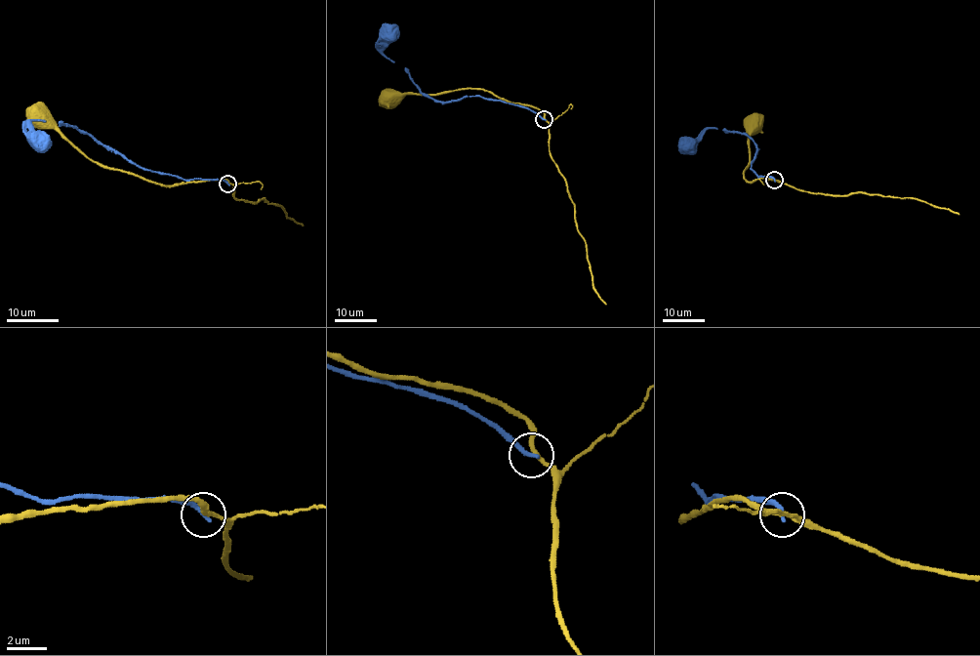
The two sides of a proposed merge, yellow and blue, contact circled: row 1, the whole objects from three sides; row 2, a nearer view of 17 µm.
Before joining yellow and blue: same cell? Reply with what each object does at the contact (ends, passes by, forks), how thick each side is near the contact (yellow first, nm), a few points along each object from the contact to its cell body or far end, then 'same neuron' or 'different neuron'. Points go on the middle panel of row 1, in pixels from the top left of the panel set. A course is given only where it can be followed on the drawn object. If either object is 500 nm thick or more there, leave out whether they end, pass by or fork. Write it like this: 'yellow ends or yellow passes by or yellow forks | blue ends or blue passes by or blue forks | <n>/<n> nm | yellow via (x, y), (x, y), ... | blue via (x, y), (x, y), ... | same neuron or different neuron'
yellow passes by | blue ends | 240/260 nm | yellow via (544, 119), (541, 110), (532, 106), (511, 103), (476, 89), (405, 94), (394, 103), (392, 97) | blue via (544, 119), (511, 103), (475, 96), (449, 102), (426, 96), (405, 67), (383, 53), (382, 35), (390, 32) | different neuron

